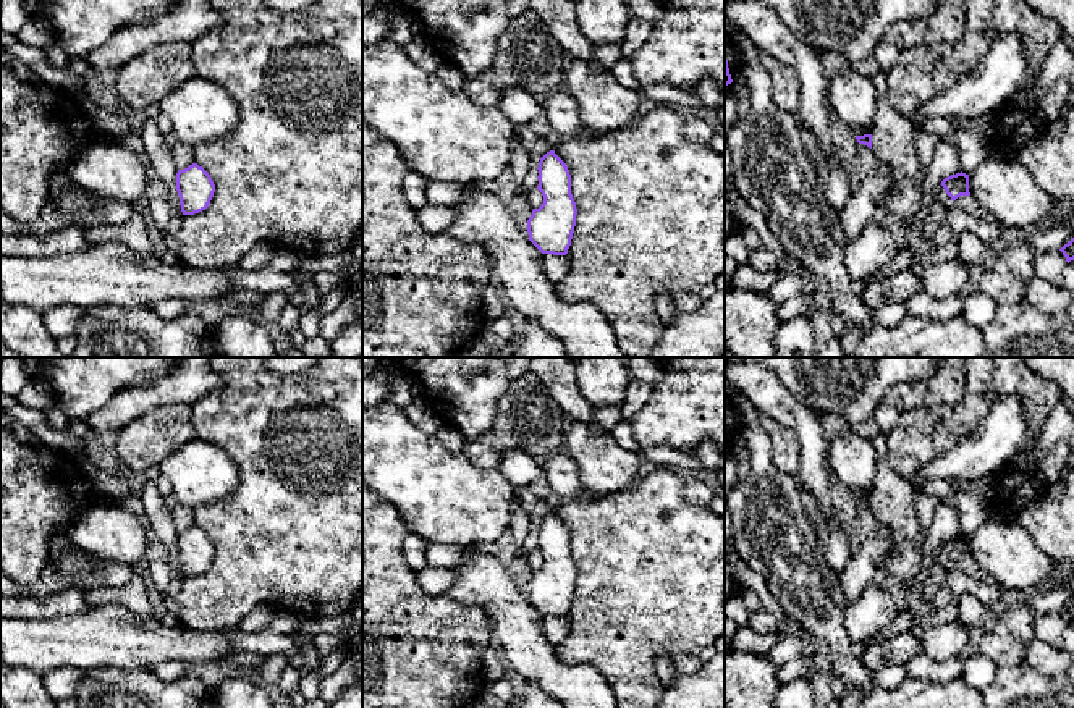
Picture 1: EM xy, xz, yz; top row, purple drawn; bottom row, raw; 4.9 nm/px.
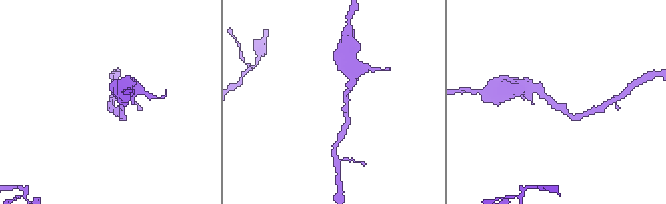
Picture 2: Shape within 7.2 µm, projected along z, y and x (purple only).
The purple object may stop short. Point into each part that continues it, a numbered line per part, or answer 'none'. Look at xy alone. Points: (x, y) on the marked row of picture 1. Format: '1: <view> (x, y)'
none

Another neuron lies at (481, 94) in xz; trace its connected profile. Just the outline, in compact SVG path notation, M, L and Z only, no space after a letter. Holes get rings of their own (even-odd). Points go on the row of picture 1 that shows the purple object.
M527 10L518 16L498 37L497 52L490 70L477 79L466 79L463 91L477 107L498 107L501 92L510 87L519 87L537 99L543 99L555 89L563 87L566 70L566 52L550 34L537 13Z

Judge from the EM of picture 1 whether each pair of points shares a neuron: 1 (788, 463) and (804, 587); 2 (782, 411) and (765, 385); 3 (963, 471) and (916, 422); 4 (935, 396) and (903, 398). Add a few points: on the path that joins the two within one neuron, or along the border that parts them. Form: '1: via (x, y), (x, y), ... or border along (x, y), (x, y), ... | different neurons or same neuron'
1: border along (770, 442), (773, 464), (793, 476) | different neurons
2: via (778, 404), (765, 391) | same neuron
3: border along (974, 429), (930, 459), (914, 476) | different neurons
4: via (927, 396), (911, 396) | same neuron

